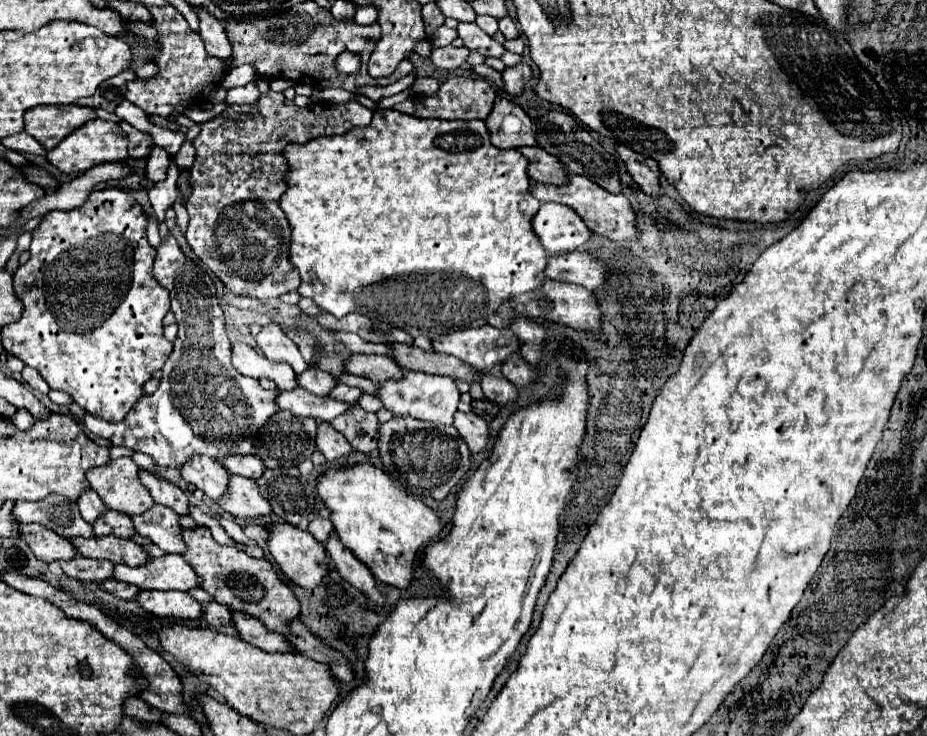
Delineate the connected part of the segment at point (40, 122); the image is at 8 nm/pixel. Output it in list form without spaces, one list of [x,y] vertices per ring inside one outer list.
[[[37,106],[25,112],[25,132],[33,136],[45,150],[51,150],[57,142],[61,142],[69,132],[93,120],[95,114],[91,108],[83,106]]]

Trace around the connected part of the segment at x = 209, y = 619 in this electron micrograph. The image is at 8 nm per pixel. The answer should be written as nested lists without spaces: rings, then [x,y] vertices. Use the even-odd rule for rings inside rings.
[[[203,602],[201,606],[205,608],[203,620],[205,620],[211,628],[231,626],[231,612],[227,610],[227,606],[221,606],[221,604],[217,604],[217,602]]]

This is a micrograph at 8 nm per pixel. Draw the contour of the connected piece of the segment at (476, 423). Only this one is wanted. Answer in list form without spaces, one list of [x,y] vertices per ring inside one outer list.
[[[455,412],[455,422],[453,426],[457,428],[457,432],[461,434],[461,438],[465,440],[465,444],[469,446],[469,450],[473,454],[483,452],[487,448],[487,440],[489,440],[489,428],[487,422],[479,416],[475,416],[473,412]]]

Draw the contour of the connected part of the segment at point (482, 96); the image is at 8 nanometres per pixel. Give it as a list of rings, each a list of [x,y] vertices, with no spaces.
[[[459,76],[459,78],[451,78],[445,80],[439,86],[437,94],[425,96],[409,96],[405,102],[395,104],[393,108],[397,112],[403,114],[411,114],[411,116],[419,116],[419,118],[445,118],[445,120],[475,120],[475,118],[485,118],[489,114],[489,110],[493,108],[493,100],[497,96],[497,90],[493,86],[489,86],[485,80],[475,78],[475,76]]]

